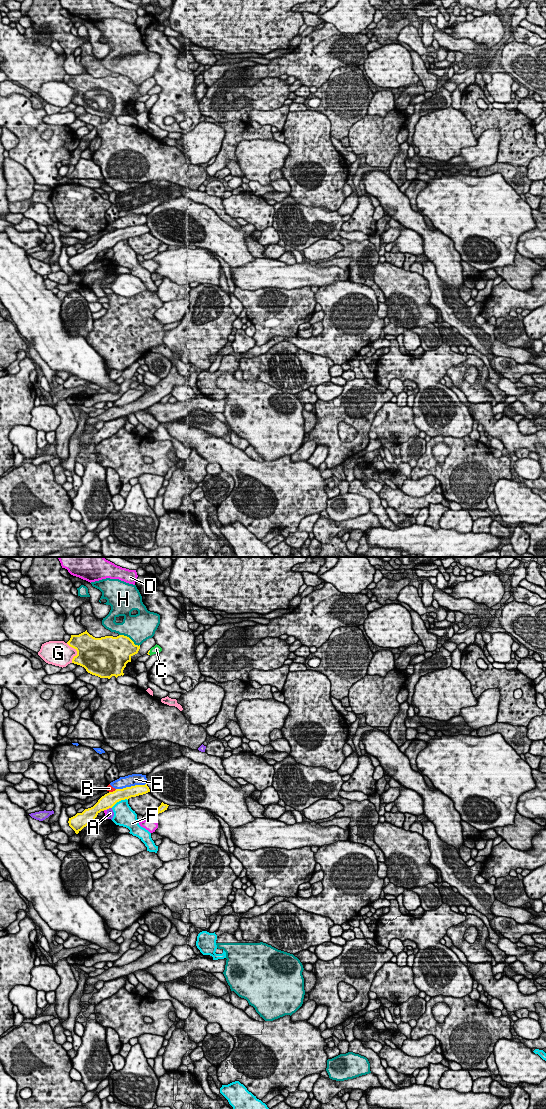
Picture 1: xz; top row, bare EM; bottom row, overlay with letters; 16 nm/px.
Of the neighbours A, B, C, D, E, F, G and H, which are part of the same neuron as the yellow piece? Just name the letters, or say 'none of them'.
C

